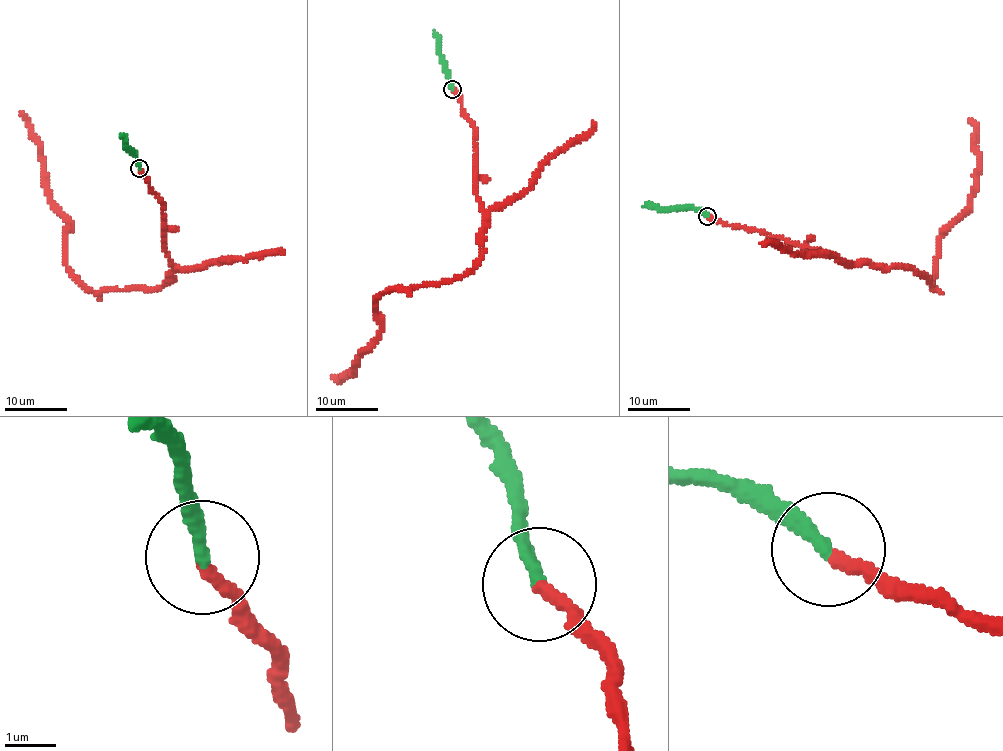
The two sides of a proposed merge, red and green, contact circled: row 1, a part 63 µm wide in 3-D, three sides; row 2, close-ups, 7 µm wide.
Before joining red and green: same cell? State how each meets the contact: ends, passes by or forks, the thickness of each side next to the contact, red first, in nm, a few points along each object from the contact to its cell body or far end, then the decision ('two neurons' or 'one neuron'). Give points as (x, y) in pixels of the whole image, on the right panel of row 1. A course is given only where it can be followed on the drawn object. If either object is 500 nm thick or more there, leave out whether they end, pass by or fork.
red ends; green ends; calibres 240 and 280 nm; course red (707, 217), (849, 263), (902, 266), (933, 289), (938, 237), (968, 207), (976, 186), (976, 124), (970, 120); course green (707, 215), (693, 207), (652, 208), (643, 205); one neuron

